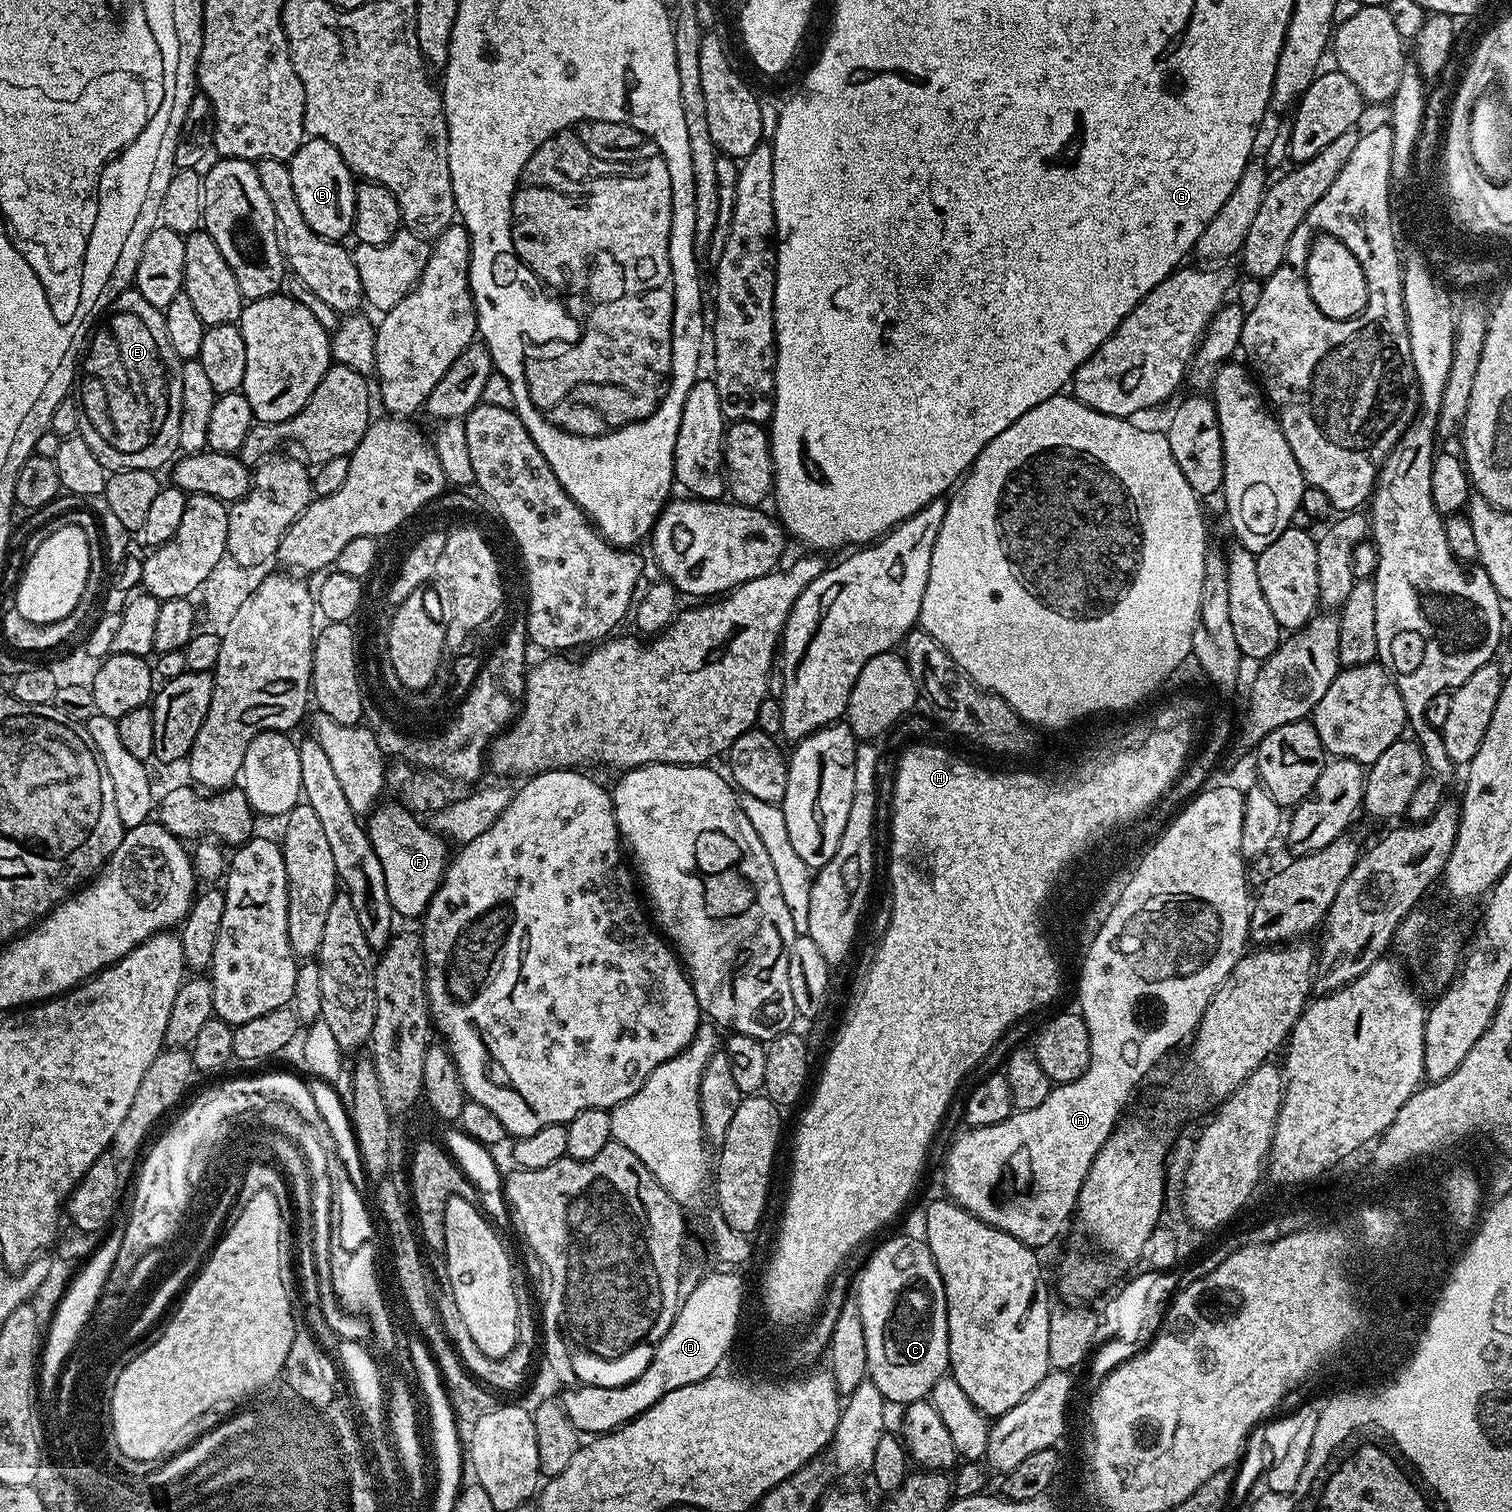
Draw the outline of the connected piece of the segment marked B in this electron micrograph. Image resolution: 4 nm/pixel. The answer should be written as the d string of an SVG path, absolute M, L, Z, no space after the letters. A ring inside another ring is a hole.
M308 138L292 156L288 169L290 182L294 182L294 198L298 198L298 210L302 210L306 226L310 226L310 230L322 238L343 241L343 236L352 232L356 217L357 181L342 154L338 154L330 142Z

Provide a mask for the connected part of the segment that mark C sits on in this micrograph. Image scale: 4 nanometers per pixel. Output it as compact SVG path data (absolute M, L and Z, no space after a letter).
M896 1236L893 1240L886 1241L865 1262L864 1269L861 1270L860 1277L856 1280L856 1296L854 1296L854 1302L858 1306L858 1314L862 1318L862 1331L866 1334L866 1358L868 1359L867 1379L872 1380L874 1386L878 1386L878 1390L884 1395L885 1401L889 1405L900 1404L899 1406L907 1406L914 1403L915 1400L925 1399L931 1393L934 1382L938 1382L938 1378L946 1375L950 1368L948 1362L948 1307L946 1306L944 1283L938 1274L938 1266L930 1254L927 1243L920 1238L915 1240L912 1236Z

